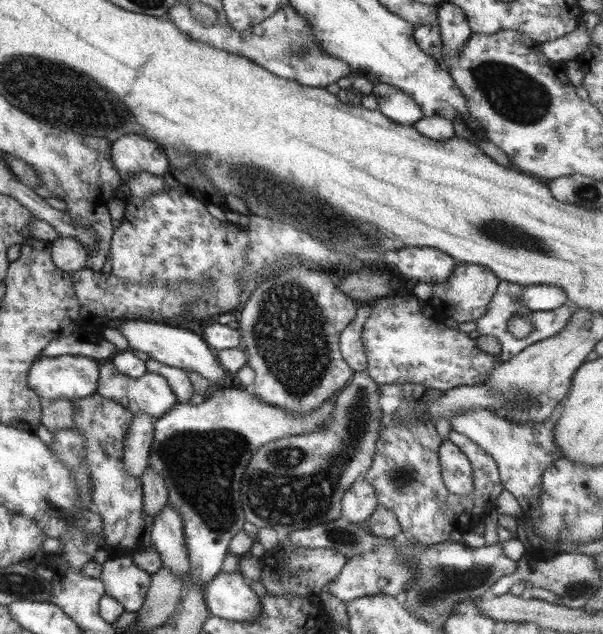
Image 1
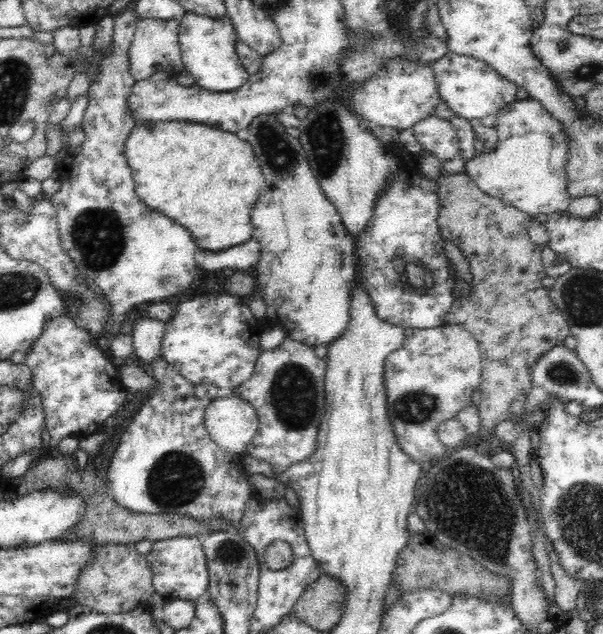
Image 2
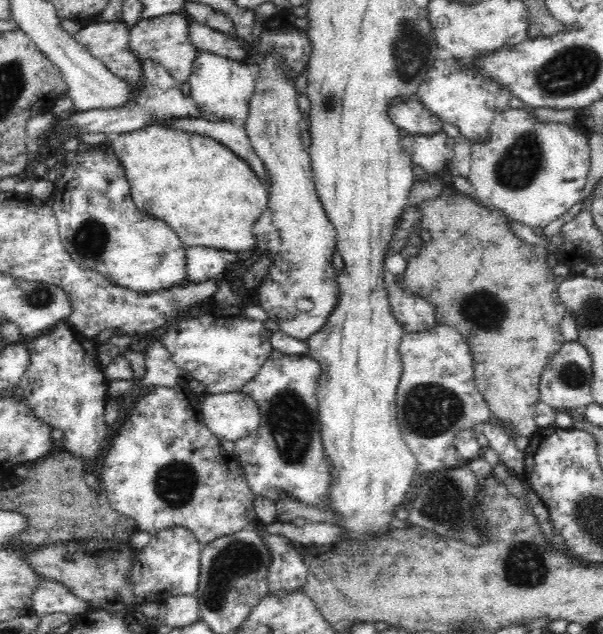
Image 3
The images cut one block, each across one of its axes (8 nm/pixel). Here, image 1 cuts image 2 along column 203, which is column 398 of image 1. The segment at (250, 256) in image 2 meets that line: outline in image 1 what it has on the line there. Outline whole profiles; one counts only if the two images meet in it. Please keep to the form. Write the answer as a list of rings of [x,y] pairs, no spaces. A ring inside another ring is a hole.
[[[404,247],[398,249],[399,262],[393,267],[406,278],[442,284],[452,276],[458,263],[441,250],[428,247]]]

